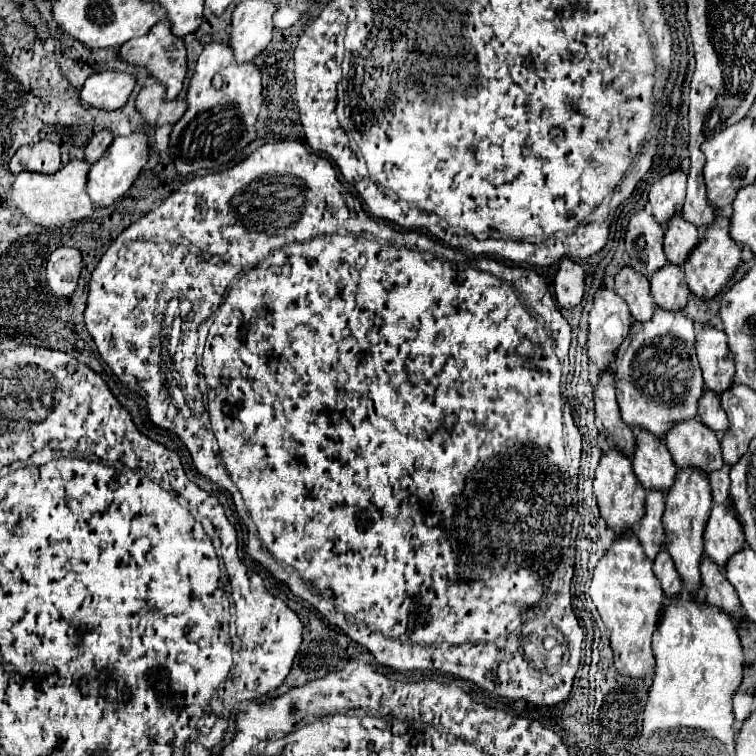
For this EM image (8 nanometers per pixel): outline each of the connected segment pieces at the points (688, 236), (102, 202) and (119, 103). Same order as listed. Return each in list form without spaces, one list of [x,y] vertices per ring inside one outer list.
[[[682,212],[674,214],[674,218],[668,222],[664,238],[664,254],[668,262],[682,266],[690,250],[698,244],[698,240],[700,240],[698,228],[692,226],[692,222],[686,222],[686,218],[682,218]]]
[[[142,130],[134,132],[132,136],[118,136],[106,150],[106,154],[92,164],[90,172],[88,172],[88,196],[94,202],[94,206],[98,208],[108,208],[112,204],[116,204],[132,186],[132,182],[136,180],[136,176],[140,174],[140,170],[144,168],[144,164],[148,162],[148,138]]]
[[[98,72],[92,74],[80,94],[80,102],[96,110],[118,110],[126,104],[134,90],[134,76],[128,72]]]

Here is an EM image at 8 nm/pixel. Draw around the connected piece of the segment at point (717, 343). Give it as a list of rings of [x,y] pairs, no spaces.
[[[704,324],[696,336],[696,354],[706,388],[716,394],[728,390],[734,382],[734,360],[728,350],[726,332],[712,324]]]

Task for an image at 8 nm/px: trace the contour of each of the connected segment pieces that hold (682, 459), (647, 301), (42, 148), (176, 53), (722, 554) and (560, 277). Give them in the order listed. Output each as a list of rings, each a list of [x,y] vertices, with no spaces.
[[[696,418],[674,426],[664,440],[678,468],[694,466],[704,472],[712,472],[724,464],[718,436],[708,426],[702,426],[702,422]]]
[[[624,266],[618,276],[614,290],[618,296],[622,296],[636,320],[650,320],[654,314],[654,300],[650,298],[650,282],[648,278],[642,278],[636,270],[630,270],[630,266]]]
[[[38,142],[30,146],[20,146],[10,158],[10,170],[34,170],[42,174],[54,174],[60,168],[60,148],[52,142]]]
[[[168,20],[158,22],[150,30],[150,34],[132,38],[124,46],[120,46],[118,58],[130,66],[140,66],[140,68],[148,70],[148,74],[166,88],[166,100],[174,100],[180,94],[182,84],[184,84],[184,76],[186,76],[186,48],[184,48],[182,38],[178,38],[170,32]]]
[[[726,504],[712,506],[712,514],[708,518],[704,530],[704,552],[718,564],[724,566],[728,558],[746,546],[746,538],[742,534],[742,524],[736,514],[730,512]]]
[[[564,258],[554,278],[554,294],[560,308],[574,308],[584,298],[584,268],[572,258]]]

